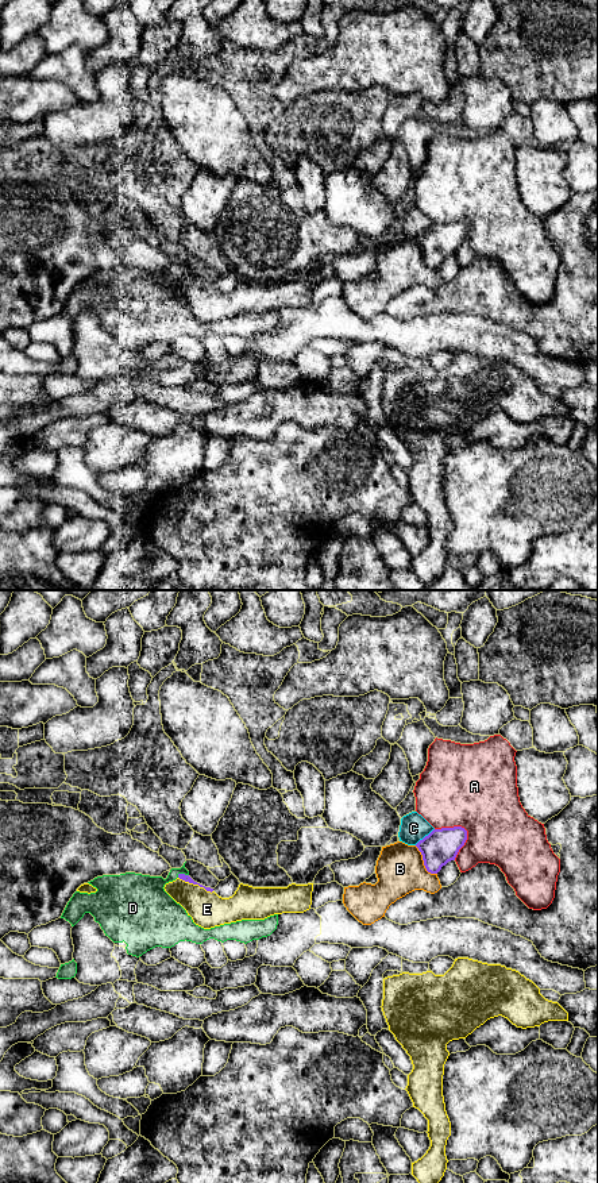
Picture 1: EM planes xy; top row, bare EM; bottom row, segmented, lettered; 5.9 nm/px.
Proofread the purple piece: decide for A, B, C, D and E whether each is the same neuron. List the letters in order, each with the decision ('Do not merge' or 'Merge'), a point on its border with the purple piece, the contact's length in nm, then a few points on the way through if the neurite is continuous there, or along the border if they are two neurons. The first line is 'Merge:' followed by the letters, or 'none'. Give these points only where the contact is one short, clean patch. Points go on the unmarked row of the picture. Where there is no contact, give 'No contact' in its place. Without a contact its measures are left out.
Merge: E
A: Do not merge. Touches purple at xy (465, 224). Shared border 220 nm
B: Do not merge. Touches purple at xy (424, 258). Shared border 220 nm
C: Do not merge. Touches purple at xy (425, 231). Shared border 160 nm
D: Do not merge. Touches purple at xy (182, 269). Shared border 70 nm. Boundary: xy (177, 269), (188, 270)
E: Merge. Touches purple at xy (196, 278). Shared border 220 nm

